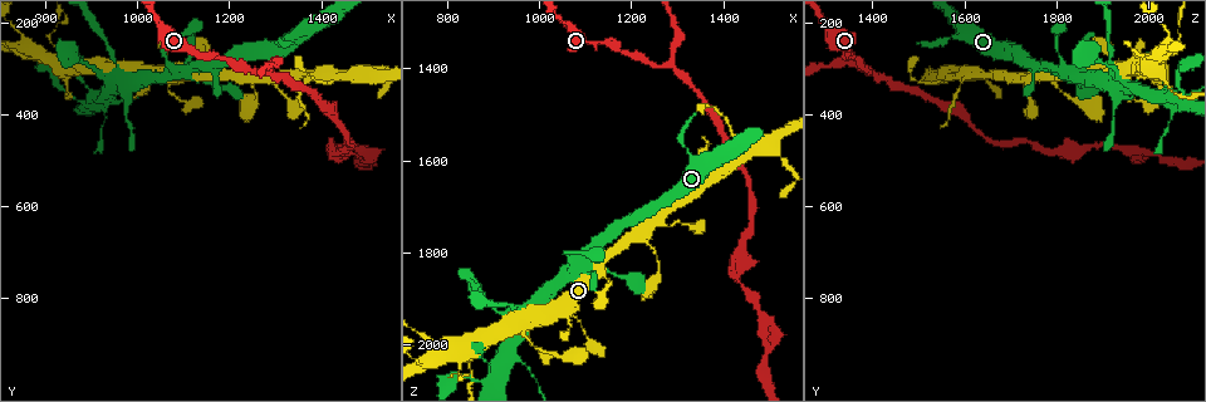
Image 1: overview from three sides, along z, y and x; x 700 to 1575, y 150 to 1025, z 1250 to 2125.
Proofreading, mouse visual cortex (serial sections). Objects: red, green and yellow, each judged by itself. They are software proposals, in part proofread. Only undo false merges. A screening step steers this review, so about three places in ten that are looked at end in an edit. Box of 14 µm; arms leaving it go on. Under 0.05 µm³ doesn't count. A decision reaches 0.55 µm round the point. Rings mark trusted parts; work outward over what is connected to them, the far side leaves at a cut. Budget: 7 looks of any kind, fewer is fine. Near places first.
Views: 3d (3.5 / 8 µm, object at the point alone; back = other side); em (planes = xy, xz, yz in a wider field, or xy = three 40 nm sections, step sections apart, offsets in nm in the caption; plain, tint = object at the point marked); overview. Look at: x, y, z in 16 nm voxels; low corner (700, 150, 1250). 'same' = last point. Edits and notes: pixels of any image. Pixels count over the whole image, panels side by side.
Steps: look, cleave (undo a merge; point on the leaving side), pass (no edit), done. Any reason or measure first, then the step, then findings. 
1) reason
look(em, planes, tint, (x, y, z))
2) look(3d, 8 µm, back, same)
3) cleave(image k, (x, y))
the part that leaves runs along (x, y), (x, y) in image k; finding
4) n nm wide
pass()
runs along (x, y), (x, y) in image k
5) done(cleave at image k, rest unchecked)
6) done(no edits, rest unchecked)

two arms in line, one across
look(3d, 3.5 µm, (1280, 310, 1400))

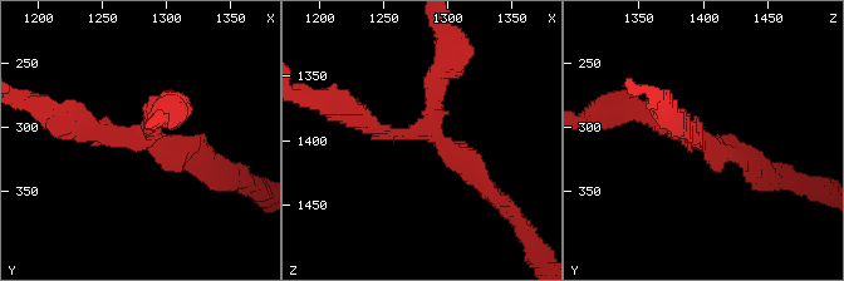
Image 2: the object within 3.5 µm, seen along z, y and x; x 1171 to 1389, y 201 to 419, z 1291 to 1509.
3 arms; arms of 200, 250, 250 nm; now the EM
look(em, xy, step 5, tint, (1280, 312, 1394))

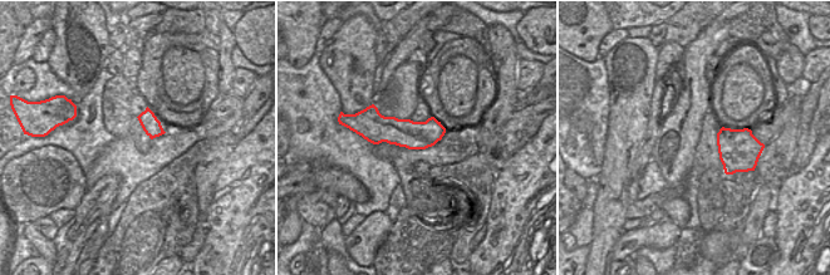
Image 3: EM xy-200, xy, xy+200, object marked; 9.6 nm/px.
pass()
runs along (346, 113), (383, 132), (430, 132), (484, 183) in image 2; all the same cell

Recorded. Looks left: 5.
narrows sharply
look(3d, 3.5 µm, (1440, 465, 1870))

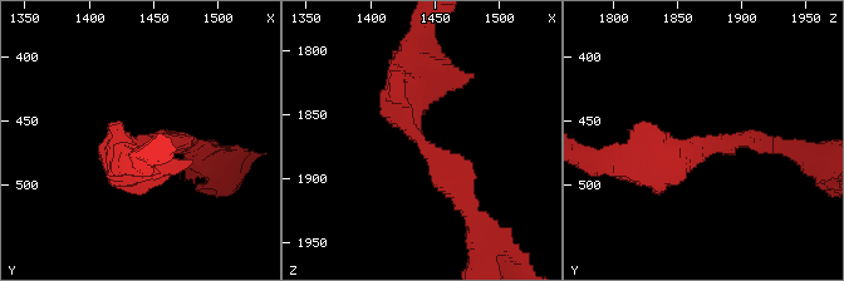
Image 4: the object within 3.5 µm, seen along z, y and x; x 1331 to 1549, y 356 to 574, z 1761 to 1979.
look(em, xy, step 5, tint, (1438, 466, 1872))

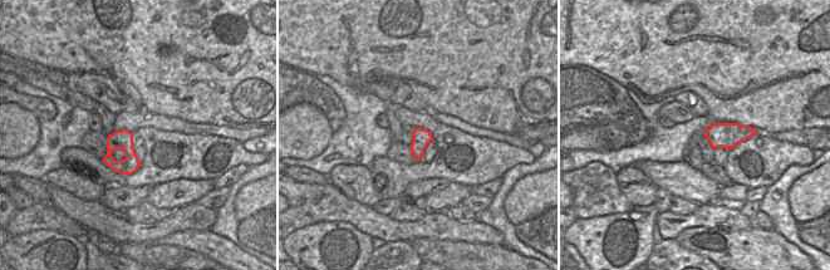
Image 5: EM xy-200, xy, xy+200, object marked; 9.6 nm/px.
another direction
look(em, xy, step 1, tint, same)

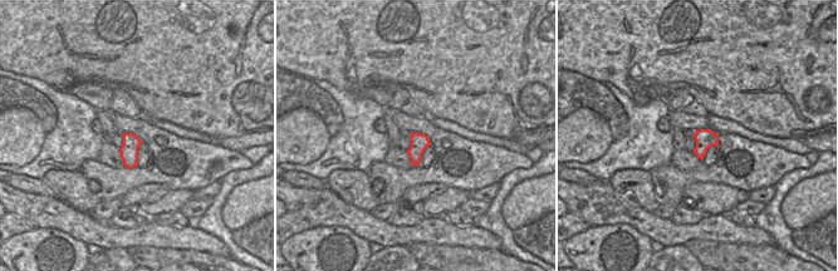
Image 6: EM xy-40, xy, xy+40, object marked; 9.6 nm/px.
pass()
runs along (406, 70), (413, 132), (467, 210) in image 4; all the same cell

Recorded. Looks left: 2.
calibre changes
look(3d, 3.5 µm, (955, 375, 2040))

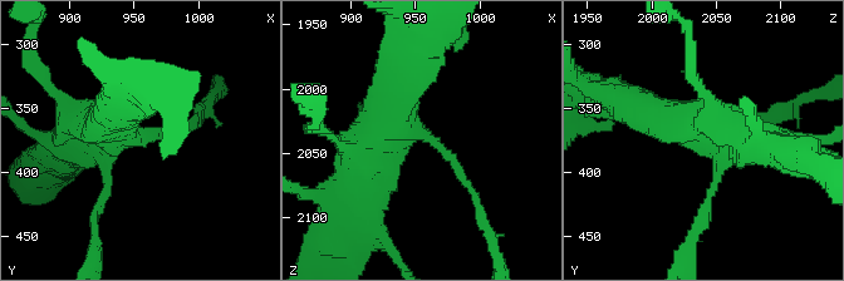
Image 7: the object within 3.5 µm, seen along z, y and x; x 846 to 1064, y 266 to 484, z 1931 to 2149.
3 arms; arms of 150, 450, 500 nm; need the tissue
look(em, xy, step 5, tint, (956, 372, 2036))

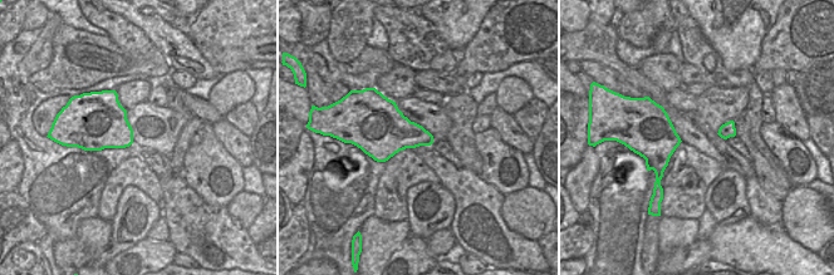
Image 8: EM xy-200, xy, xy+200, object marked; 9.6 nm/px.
pass()
runs along (405, 87), (388, 122), (431, 138), (474, 193) in image 7; all the same cell

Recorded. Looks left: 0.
done(no edits, rest unchecked)

